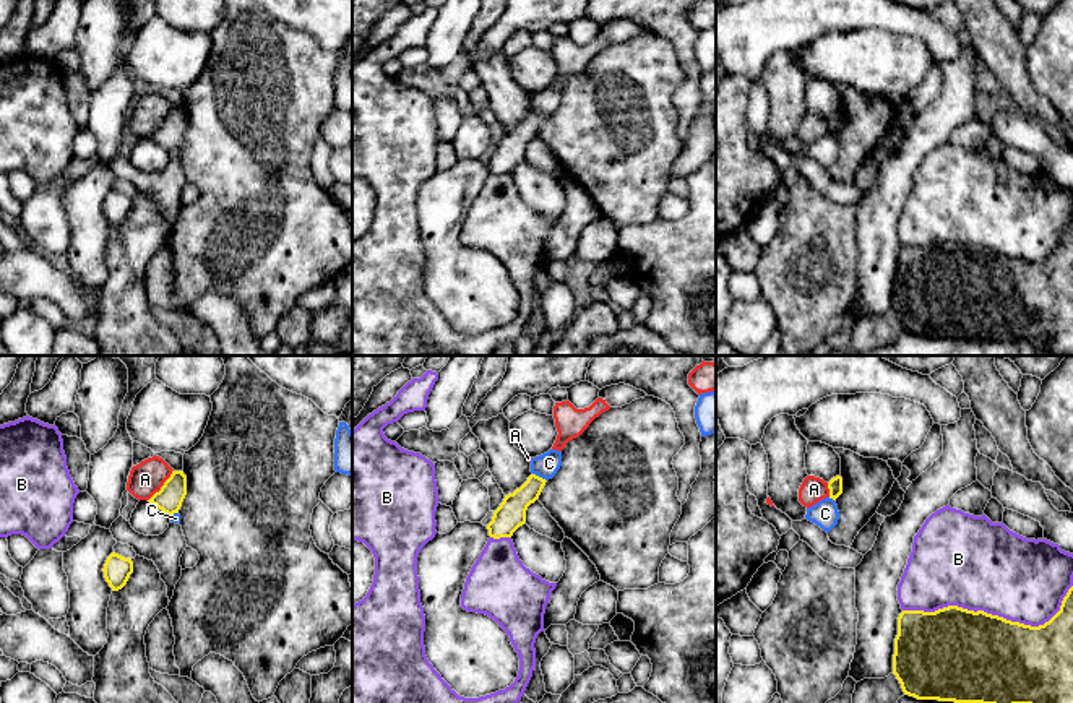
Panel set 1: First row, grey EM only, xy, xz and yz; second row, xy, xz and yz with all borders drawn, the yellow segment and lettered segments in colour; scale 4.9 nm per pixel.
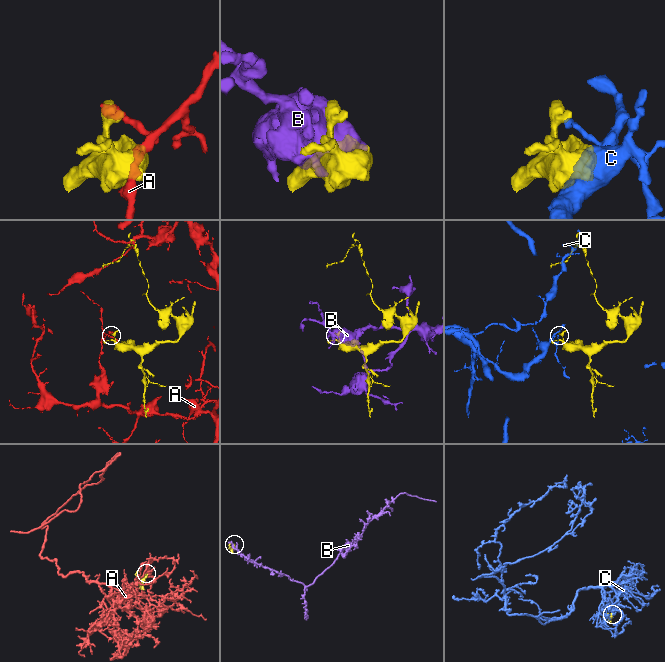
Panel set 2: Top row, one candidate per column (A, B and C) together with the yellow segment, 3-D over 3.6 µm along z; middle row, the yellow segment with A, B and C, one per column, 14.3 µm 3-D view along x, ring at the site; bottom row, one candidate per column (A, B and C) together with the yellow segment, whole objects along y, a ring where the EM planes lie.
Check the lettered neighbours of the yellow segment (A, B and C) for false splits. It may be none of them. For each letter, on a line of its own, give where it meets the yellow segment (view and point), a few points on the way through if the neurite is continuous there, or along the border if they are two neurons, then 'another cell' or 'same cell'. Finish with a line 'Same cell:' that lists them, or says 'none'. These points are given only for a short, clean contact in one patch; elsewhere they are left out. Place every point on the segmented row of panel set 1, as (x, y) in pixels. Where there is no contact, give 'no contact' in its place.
A: meets yellow in xy at (163, 486); border along xy (172, 470), (171, 476), (148, 500); another cell
B: meets yellow in yz at (992, 616); another cell
C: meets yellow in xz at (538, 476); border along xz (533, 473), (546, 481); another cell
Same cell: none

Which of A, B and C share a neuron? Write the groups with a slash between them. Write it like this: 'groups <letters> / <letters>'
groups A / B / C

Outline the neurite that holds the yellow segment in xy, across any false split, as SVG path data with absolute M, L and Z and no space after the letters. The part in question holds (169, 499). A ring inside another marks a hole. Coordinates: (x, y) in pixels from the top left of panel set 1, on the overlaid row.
M172 471L170 477L164 482L148 502L172 516L179 513L182 502L187 495L187 476L183 471Z

